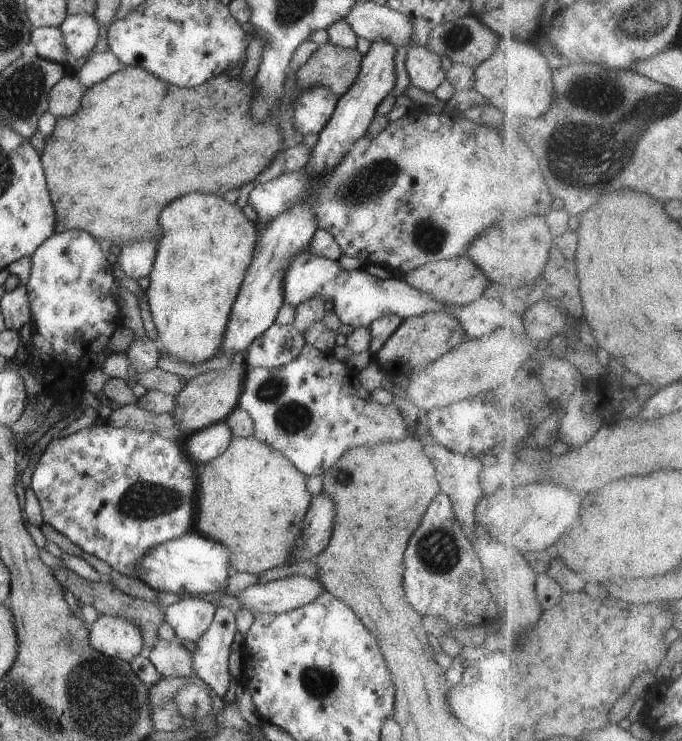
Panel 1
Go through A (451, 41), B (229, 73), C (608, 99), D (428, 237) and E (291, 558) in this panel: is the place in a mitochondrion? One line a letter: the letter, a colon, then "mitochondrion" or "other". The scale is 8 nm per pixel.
A: mitochondrion
B: other
C: mitochondrion
D: mitochondrion
E: other

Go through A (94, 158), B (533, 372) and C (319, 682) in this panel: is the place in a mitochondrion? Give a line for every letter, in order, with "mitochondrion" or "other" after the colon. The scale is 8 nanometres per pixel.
A: other
B: other
C: mitochondrion

